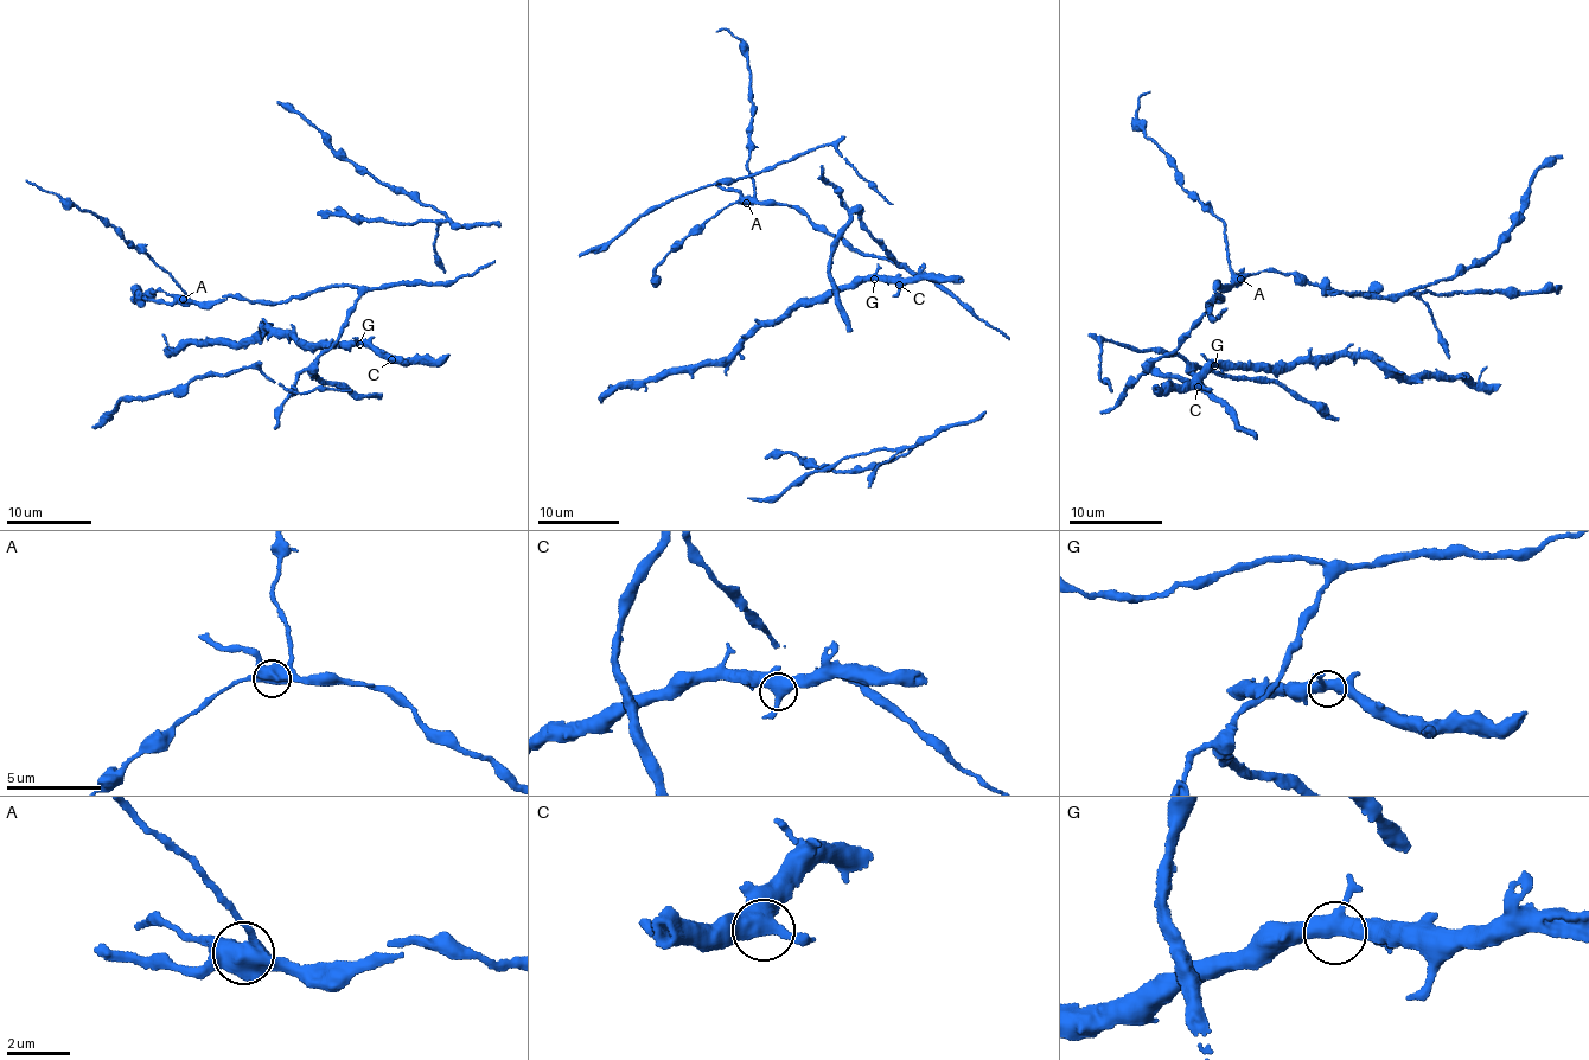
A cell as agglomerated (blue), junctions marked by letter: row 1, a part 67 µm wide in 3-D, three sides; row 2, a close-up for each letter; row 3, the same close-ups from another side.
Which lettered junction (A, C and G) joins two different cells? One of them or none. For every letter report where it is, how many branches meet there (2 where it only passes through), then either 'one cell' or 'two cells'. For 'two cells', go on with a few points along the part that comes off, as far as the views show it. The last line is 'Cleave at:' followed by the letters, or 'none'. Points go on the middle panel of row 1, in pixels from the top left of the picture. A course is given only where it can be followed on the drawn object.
A: place (746, 203); branches 3; one cell
C: place (899, 285); branches 3; one cell
G: place (874, 279); branches 3; one cell
Cleave at: none

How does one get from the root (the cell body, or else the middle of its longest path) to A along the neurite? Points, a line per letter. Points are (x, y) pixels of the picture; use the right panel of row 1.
A: (1210, 306), (1214, 297), (1223, 294), (1223, 299), (1218, 301), (1221, 297), (1218, 282), (1227, 285), (1240, 280)

